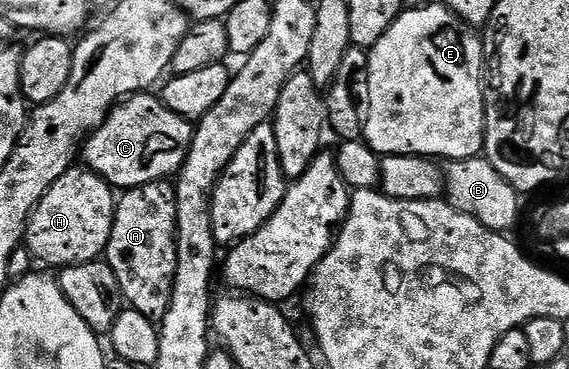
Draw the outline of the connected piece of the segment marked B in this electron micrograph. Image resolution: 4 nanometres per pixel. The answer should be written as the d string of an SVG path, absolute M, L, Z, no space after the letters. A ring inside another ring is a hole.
M481 155L473 156L467 160L449 161L444 168L444 192L449 203L453 204L456 211L476 218L476 222L480 222L488 230L506 234L511 231L509 228L514 228L518 224L518 200L520 200L520 194L498 173L496 166L492 166L490 161Z

